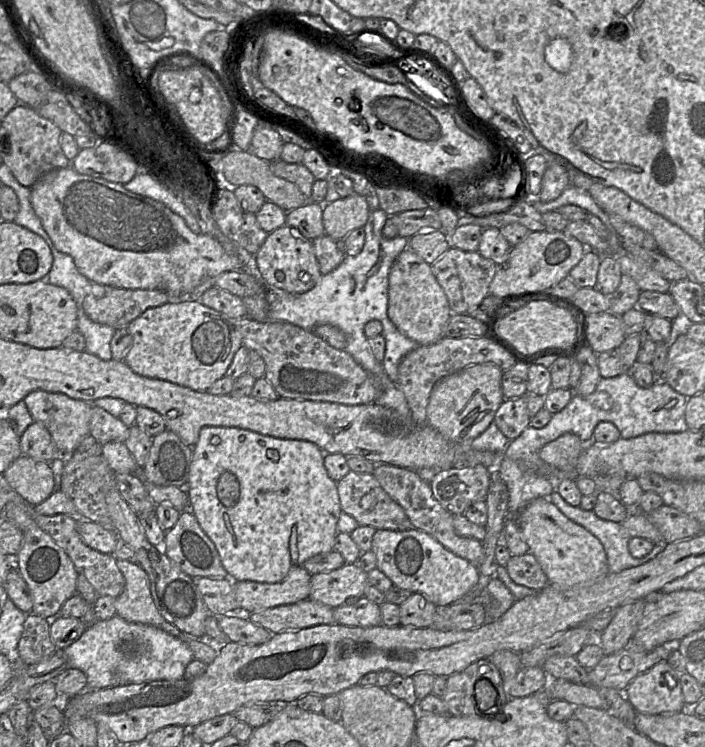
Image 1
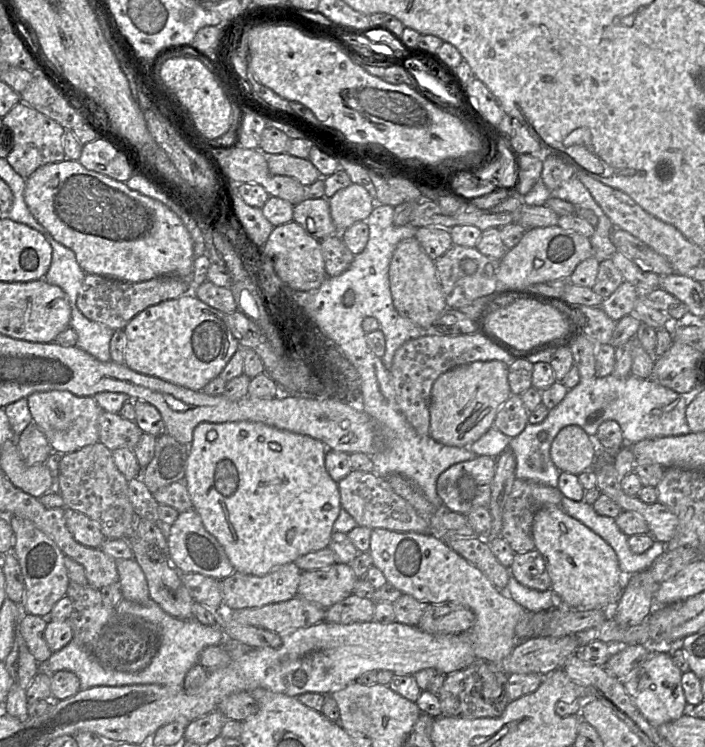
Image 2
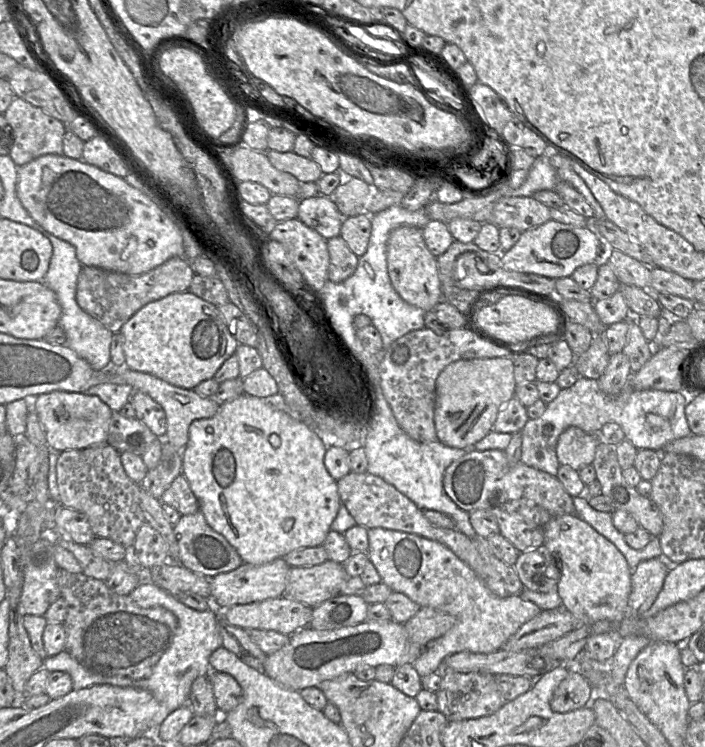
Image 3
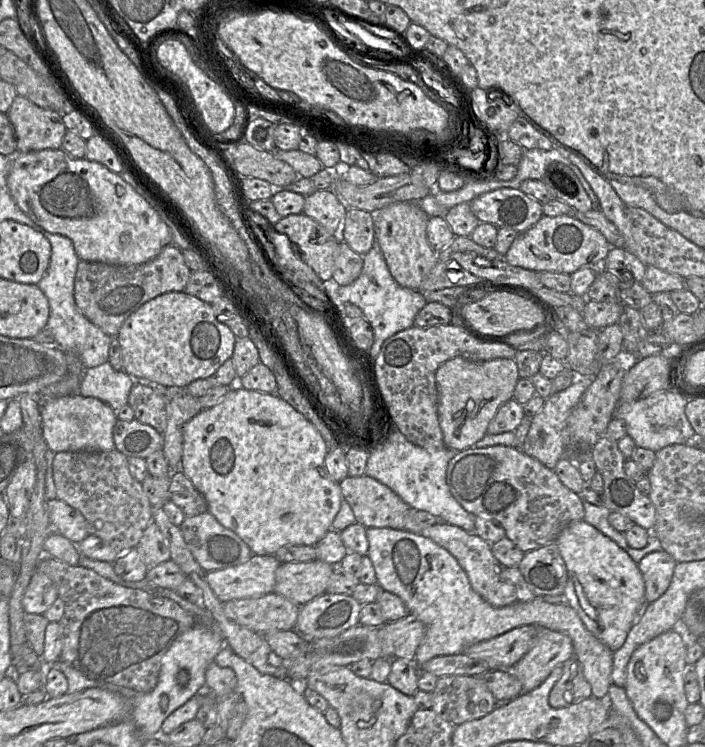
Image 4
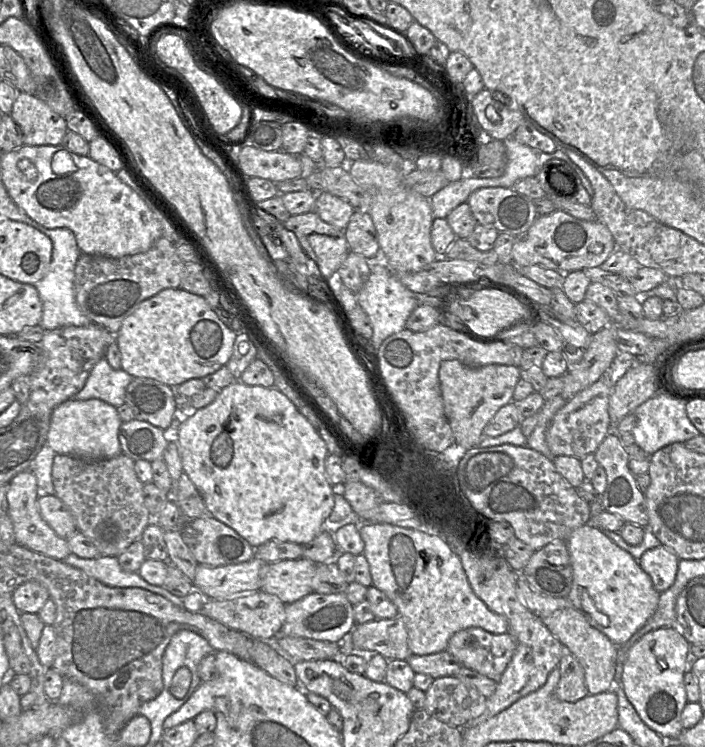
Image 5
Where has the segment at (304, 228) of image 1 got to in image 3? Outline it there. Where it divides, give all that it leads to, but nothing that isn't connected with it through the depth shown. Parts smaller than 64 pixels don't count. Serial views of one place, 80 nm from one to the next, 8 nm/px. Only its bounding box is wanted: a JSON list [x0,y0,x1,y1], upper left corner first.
[297,194,343,240]

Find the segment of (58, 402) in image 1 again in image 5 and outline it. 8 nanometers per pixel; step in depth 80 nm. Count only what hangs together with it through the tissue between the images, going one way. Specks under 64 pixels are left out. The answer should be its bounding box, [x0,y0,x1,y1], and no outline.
[46,398,122,460]

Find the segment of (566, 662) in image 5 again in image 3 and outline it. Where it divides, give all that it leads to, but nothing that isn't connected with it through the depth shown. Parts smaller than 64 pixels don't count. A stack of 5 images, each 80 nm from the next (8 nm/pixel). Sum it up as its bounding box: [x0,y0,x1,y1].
[550,668,591,713]

